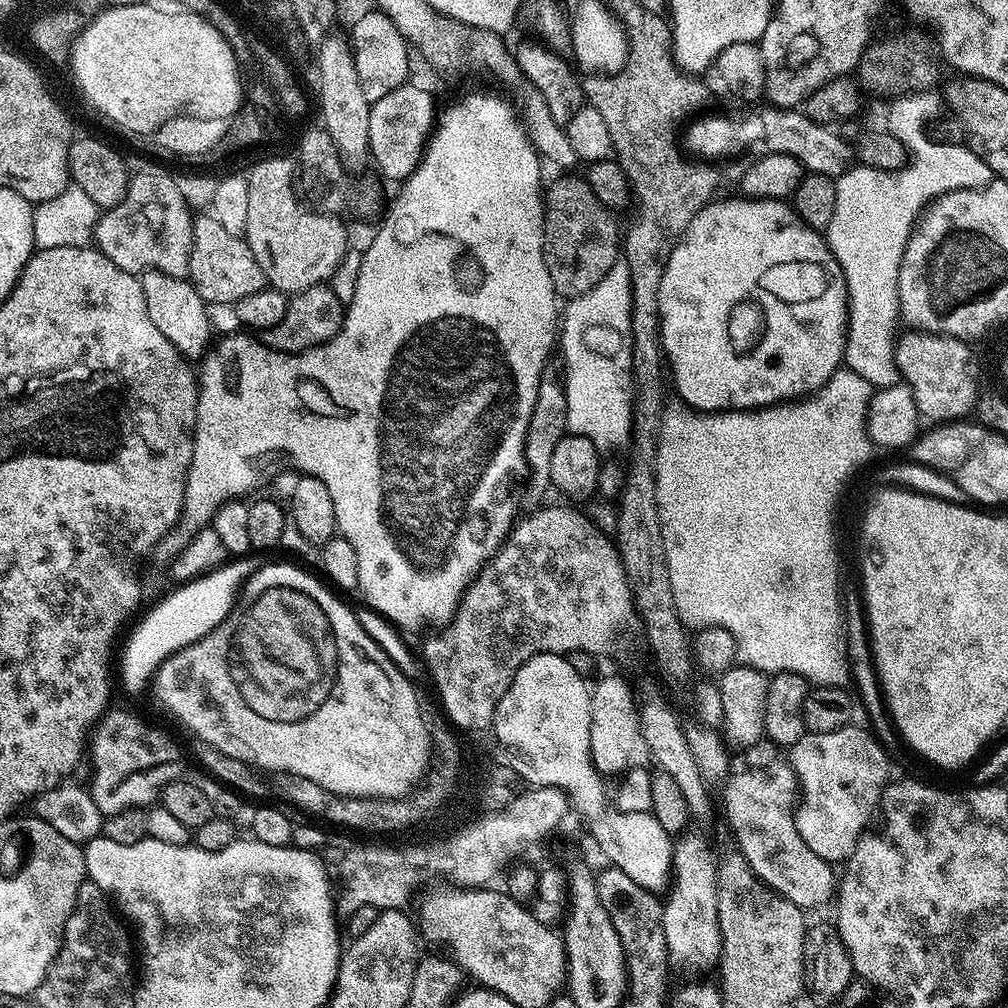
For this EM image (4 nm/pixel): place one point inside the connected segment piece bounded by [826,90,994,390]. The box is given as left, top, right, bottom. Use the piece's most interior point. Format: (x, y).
(875, 211)

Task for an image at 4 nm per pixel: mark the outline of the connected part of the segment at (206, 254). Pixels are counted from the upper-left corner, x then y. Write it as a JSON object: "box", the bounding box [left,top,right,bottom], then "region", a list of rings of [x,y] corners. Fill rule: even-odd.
{"box":[187,214,268,306],"region":[[[211,214],[197,215],[192,222],[192,253],[190,270],[187,274],[192,289],[204,299],[209,306],[228,304],[234,306],[250,294],[258,294],[268,284],[258,258],[250,250],[248,241],[243,236],[230,234]]]}

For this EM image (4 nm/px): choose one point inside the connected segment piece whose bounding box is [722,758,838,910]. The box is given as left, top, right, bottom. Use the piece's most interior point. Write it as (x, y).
(760, 804)

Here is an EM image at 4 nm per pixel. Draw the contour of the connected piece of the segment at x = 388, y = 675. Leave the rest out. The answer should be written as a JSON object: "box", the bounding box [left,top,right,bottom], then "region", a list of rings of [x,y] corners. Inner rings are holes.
{"box":[150,563,433,799],"region":[[[265,563],[243,583],[242,592],[243,595],[237,599],[228,617],[208,636],[178,650],[162,662],[150,685],[150,692],[156,695],[157,702],[178,723],[185,724],[193,732],[191,735],[195,739],[217,747],[223,754],[240,759],[246,765],[255,766],[260,770],[269,768],[272,772],[288,772],[289,777],[308,778],[318,786],[340,796],[398,799],[409,795],[423,781],[433,763],[433,743],[419,714],[418,692],[412,689],[411,682],[403,676],[405,673],[397,667],[396,661],[388,657],[368,637],[366,630],[359,625],[357,613],[348,609],[335,596],[335,591],[327,592],[310,573],[303,572],[292,564]]]}

